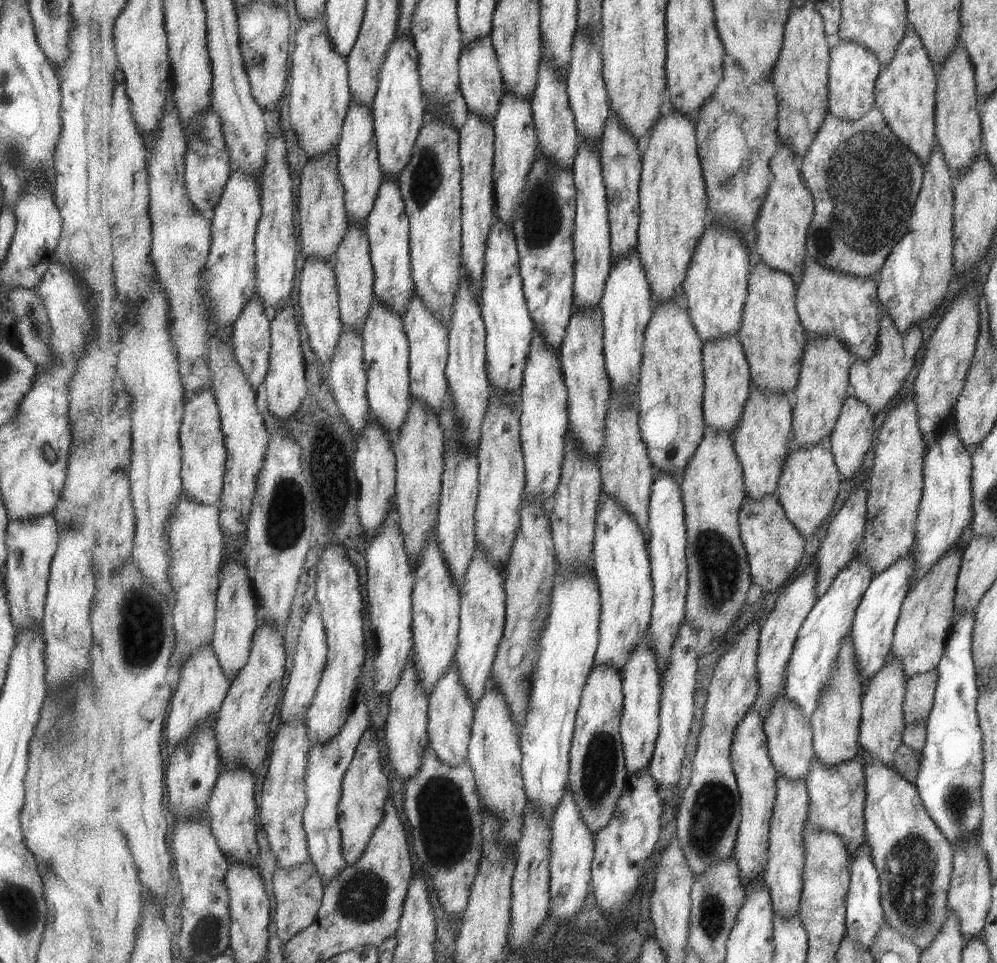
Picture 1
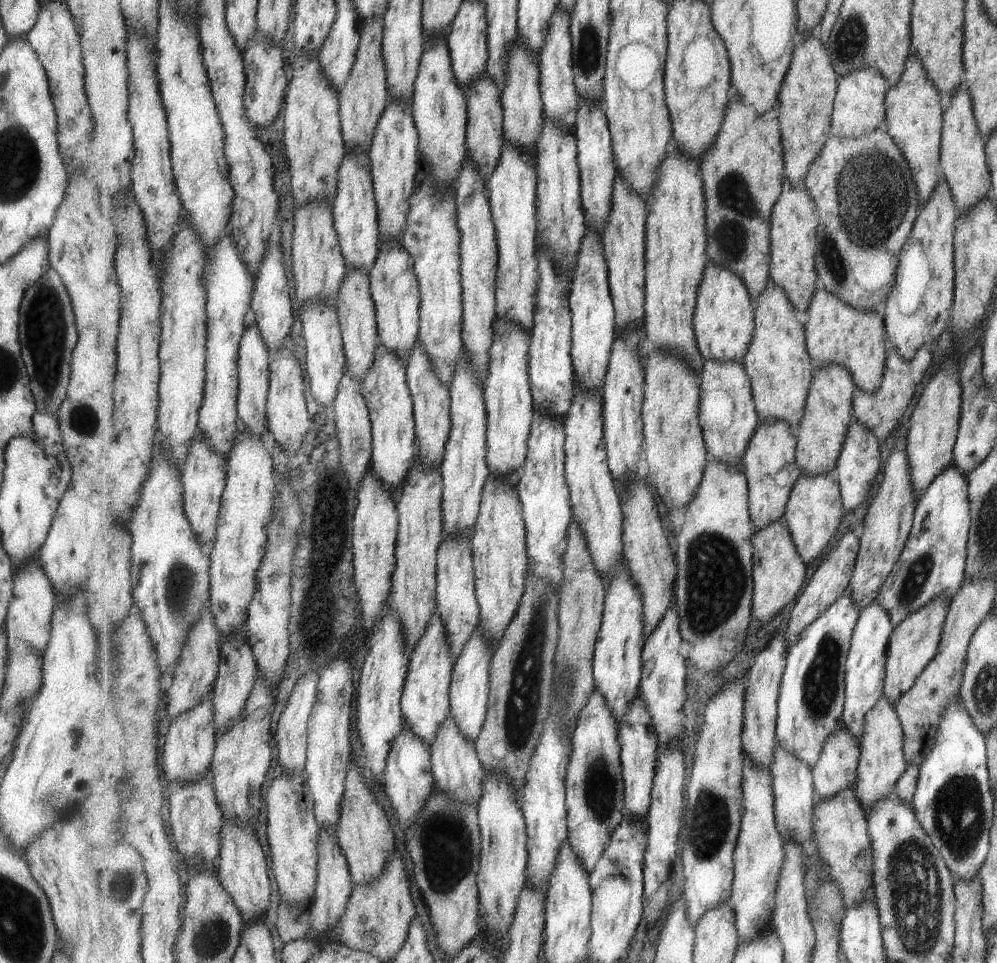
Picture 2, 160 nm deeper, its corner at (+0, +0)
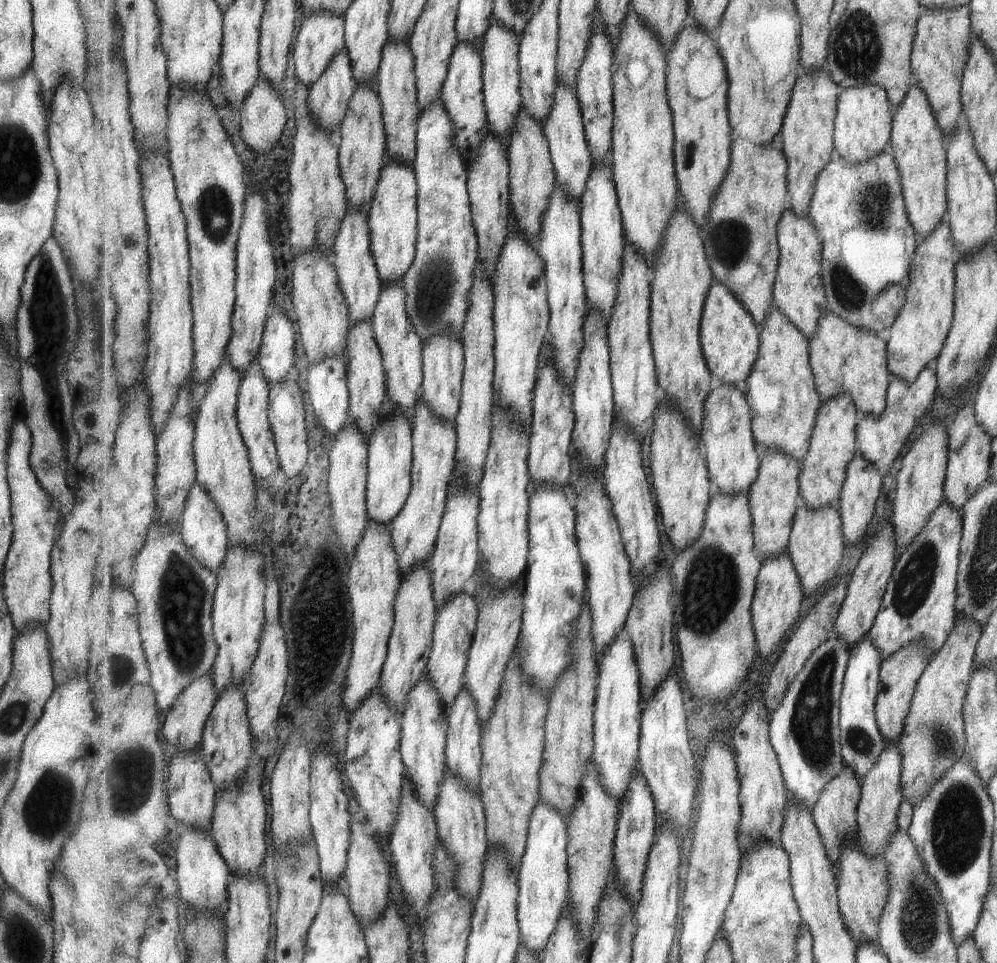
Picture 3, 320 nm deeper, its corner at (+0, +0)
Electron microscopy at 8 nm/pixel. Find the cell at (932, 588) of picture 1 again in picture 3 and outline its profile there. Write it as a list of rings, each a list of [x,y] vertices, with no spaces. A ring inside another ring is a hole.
[[[918,643],[900,649],[882,664],[876,715],[878,716],[879,728],[882,729],[882,735],[886,742],[891,745],[898,746],[899,736],[904,730],[904,719],[910,710],[915,687],[917,687],[918,679],[921,678],[929,658],[931,657],[928,656],[924,645]]]

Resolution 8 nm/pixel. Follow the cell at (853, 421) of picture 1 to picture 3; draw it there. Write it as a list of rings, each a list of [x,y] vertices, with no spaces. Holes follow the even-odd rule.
[[[858,452],[847,469],[846,484],[843,487],[841,500],[839,500],[843,534],[847,539],[847,544],[855,546],[855,544],[861,544],[863,539],[868,537],[869,526],[871,526],[871,520],[875,516],[875,504],[877,504],[877,500],[881,496],[881,490],[883,490],[883,477],[881,473],[875,468],[875,465],[865,460],[862,453]]]

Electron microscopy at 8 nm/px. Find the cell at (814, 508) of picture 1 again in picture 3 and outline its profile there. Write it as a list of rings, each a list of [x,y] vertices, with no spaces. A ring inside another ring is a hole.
[[[799,496],[798,512],[794,518],[794,528],[790,536],[789,554],[802,581],[805,596],[815,594],[823,584],[831,582],[837,576],[837,570],[843,562],[845,550],[845,535],[843,534],[842,513],[839,511],[839,501],[823,507],[819,511],[811,511],[806,502]]]

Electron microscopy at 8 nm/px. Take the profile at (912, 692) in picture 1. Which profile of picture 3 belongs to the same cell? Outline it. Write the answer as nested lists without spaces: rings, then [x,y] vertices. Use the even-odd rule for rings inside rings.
[[[967,619],[955,620],[954,628],[944,646],[929,659],[904,719],[904,730],[897,749],[901,753],[901,793],[911,806],[919,803],[942,777],[962,758],[964,724],[962,704],[973,670],[973,658],[980,628]]]

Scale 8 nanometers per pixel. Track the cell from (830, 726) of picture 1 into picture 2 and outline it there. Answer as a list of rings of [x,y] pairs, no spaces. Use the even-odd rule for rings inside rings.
[[[842,724],[842,730],[828,739],[818,766],[812,770],[817,798],[824,801],[841,791],[855,790],[861,754],[859,742]]]

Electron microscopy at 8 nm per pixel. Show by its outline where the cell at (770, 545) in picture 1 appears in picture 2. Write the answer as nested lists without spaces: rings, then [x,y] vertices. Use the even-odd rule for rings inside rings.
[[[785,519],[777,523],[770,524],[769,527],[756,530],[754,536],[754,600],[753,618],[761,625],[773,622],[779,612],[795,602],[797,592],[805,586],[805,574],[807,574],[806,562],[798,553],[798,548],[794,543],[794,537]]]

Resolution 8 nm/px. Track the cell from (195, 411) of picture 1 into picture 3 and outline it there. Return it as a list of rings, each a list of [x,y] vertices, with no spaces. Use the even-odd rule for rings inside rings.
[[[196,482],[190,490],[183,518],[179,524],[181,524],[180,534],[183,537],[183,542],[191,551],[191,554],[197,557],[211,572],[217,574],[222,568],[223,563],[226,562],[231,544],[228,540],[226,520],[223,518],[217,503],[203,485]]]

